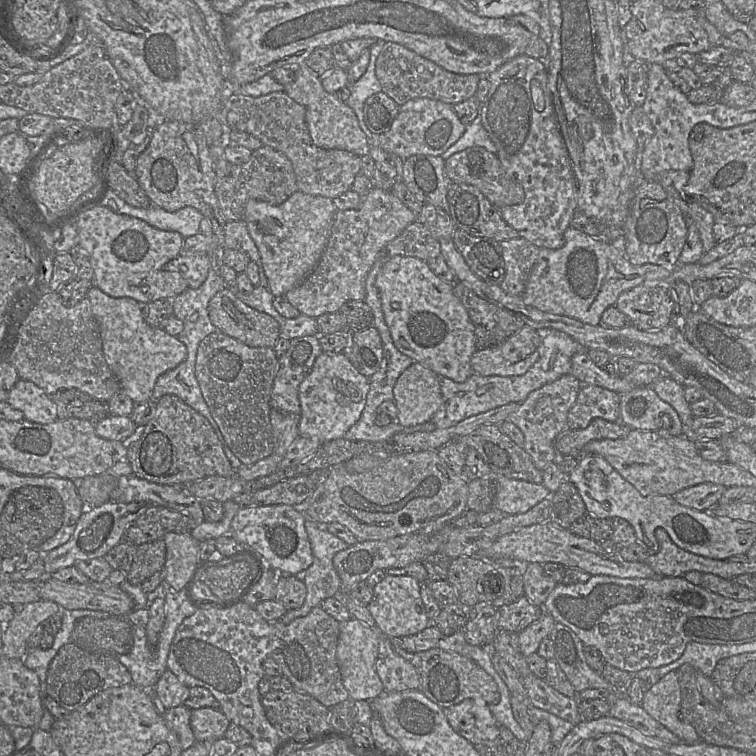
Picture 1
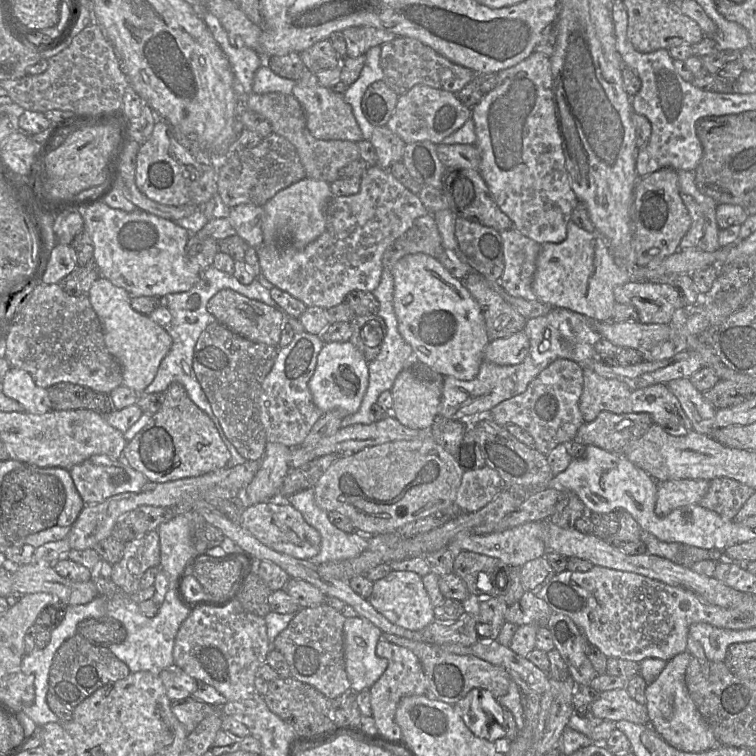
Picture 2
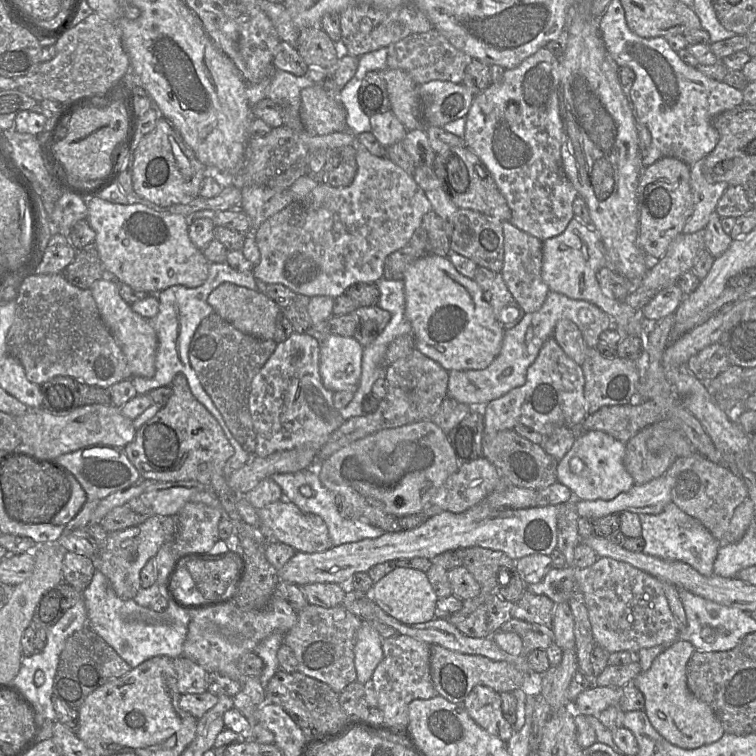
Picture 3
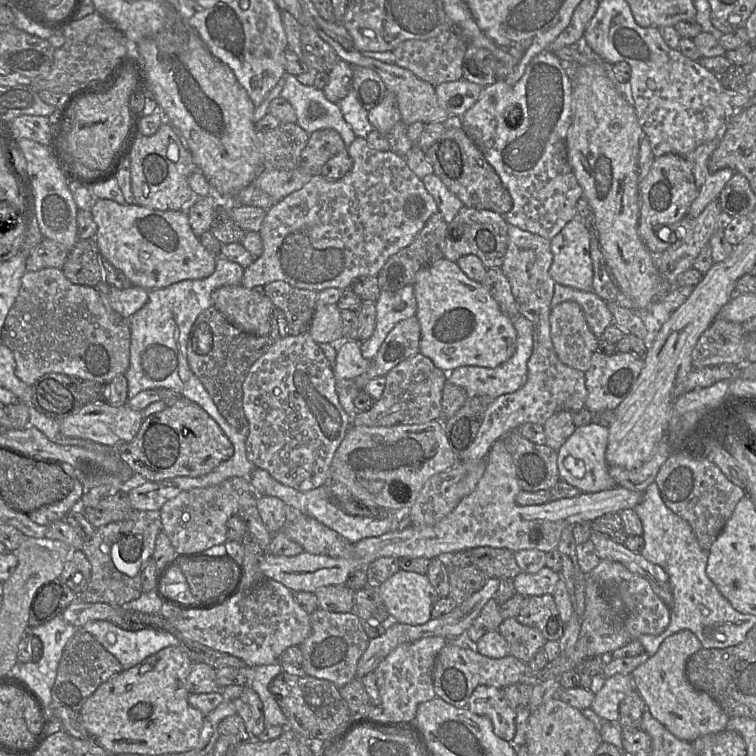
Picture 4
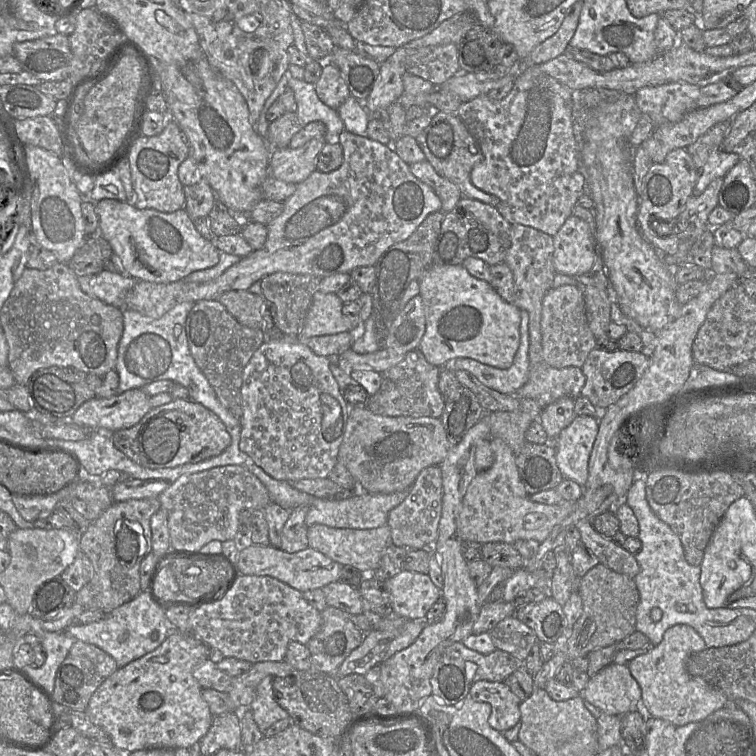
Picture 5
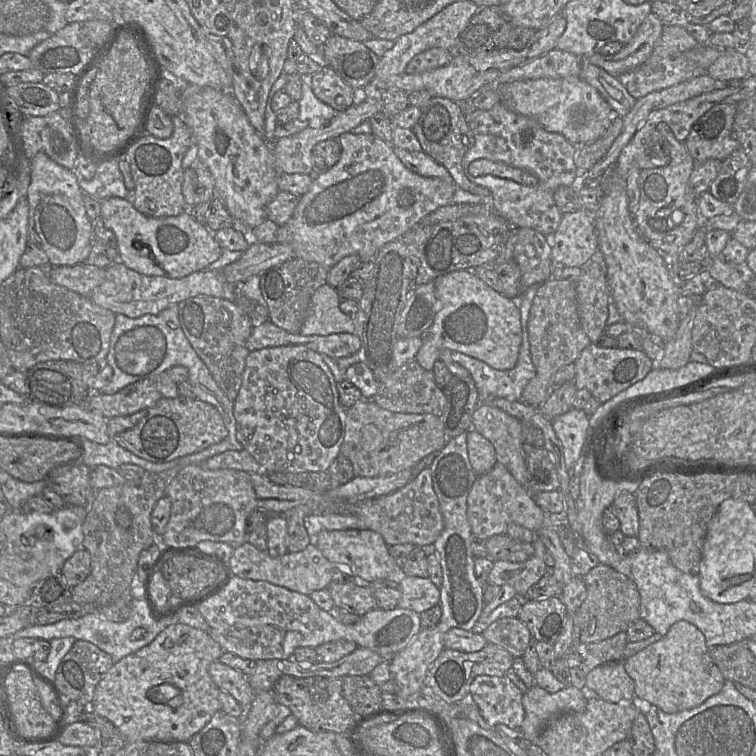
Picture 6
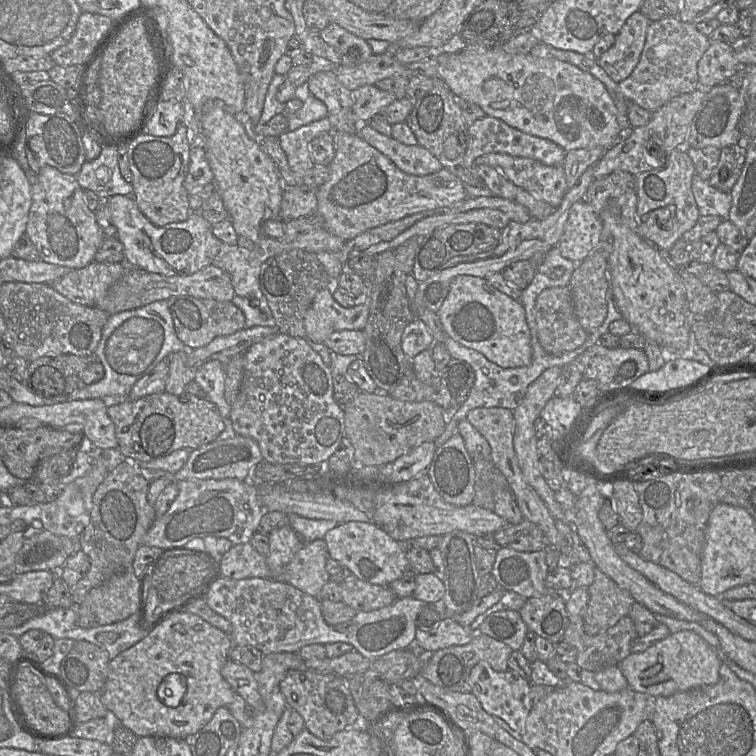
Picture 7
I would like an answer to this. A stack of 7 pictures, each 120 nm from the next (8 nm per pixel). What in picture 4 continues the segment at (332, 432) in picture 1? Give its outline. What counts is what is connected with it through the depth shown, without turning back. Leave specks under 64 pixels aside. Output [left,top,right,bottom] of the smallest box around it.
[333,340,370,380]

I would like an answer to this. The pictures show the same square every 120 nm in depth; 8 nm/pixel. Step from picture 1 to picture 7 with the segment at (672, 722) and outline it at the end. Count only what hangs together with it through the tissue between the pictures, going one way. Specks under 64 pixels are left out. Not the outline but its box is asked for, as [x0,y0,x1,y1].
[618,630,721,697]

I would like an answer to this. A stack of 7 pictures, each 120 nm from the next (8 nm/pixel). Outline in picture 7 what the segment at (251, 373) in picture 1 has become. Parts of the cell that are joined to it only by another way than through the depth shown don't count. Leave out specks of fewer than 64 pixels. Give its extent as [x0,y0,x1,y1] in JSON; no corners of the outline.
[167,296,246,349]

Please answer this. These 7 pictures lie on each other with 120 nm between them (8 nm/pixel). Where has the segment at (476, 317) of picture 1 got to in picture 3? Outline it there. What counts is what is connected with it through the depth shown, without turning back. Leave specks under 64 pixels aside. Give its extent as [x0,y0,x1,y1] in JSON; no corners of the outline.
[473,267,526,331]

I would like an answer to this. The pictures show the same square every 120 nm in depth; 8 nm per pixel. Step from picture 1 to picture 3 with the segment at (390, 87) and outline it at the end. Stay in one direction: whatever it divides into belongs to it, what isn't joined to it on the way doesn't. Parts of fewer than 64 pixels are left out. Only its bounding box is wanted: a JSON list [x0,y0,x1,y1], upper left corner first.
[387,29,472,84]

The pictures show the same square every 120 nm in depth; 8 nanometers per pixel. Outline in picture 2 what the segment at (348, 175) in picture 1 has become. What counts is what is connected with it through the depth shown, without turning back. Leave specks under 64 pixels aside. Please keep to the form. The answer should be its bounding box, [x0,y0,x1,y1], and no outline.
[240,92,360,184]

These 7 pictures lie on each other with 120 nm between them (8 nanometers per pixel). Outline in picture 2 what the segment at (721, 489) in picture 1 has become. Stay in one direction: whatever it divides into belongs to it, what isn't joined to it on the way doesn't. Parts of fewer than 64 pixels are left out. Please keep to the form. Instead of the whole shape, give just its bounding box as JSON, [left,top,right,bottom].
[655,479,710,516]

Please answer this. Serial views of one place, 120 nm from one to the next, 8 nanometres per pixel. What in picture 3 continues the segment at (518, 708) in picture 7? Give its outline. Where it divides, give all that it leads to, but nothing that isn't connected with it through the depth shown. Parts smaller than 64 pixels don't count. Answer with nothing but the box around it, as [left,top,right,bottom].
[462,685,514,742]

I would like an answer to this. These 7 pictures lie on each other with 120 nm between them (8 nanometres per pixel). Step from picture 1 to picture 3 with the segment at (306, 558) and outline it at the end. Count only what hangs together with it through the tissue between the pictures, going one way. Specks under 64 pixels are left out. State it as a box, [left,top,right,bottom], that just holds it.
[257,500,332,553]

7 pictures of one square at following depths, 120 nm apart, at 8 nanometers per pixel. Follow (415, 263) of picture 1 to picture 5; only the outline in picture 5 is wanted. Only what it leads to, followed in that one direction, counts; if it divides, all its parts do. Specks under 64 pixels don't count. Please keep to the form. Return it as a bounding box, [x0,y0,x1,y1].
[418,265,520,369]

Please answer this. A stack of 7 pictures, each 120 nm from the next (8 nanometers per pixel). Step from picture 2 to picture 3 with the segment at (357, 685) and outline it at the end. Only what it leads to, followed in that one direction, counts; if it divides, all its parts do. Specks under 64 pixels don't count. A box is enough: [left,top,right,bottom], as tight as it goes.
[354,622,383,684]

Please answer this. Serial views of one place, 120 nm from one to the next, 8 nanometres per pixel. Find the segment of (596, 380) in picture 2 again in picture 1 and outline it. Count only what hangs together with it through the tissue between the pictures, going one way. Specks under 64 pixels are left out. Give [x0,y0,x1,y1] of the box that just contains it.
[567,384,621,429]

